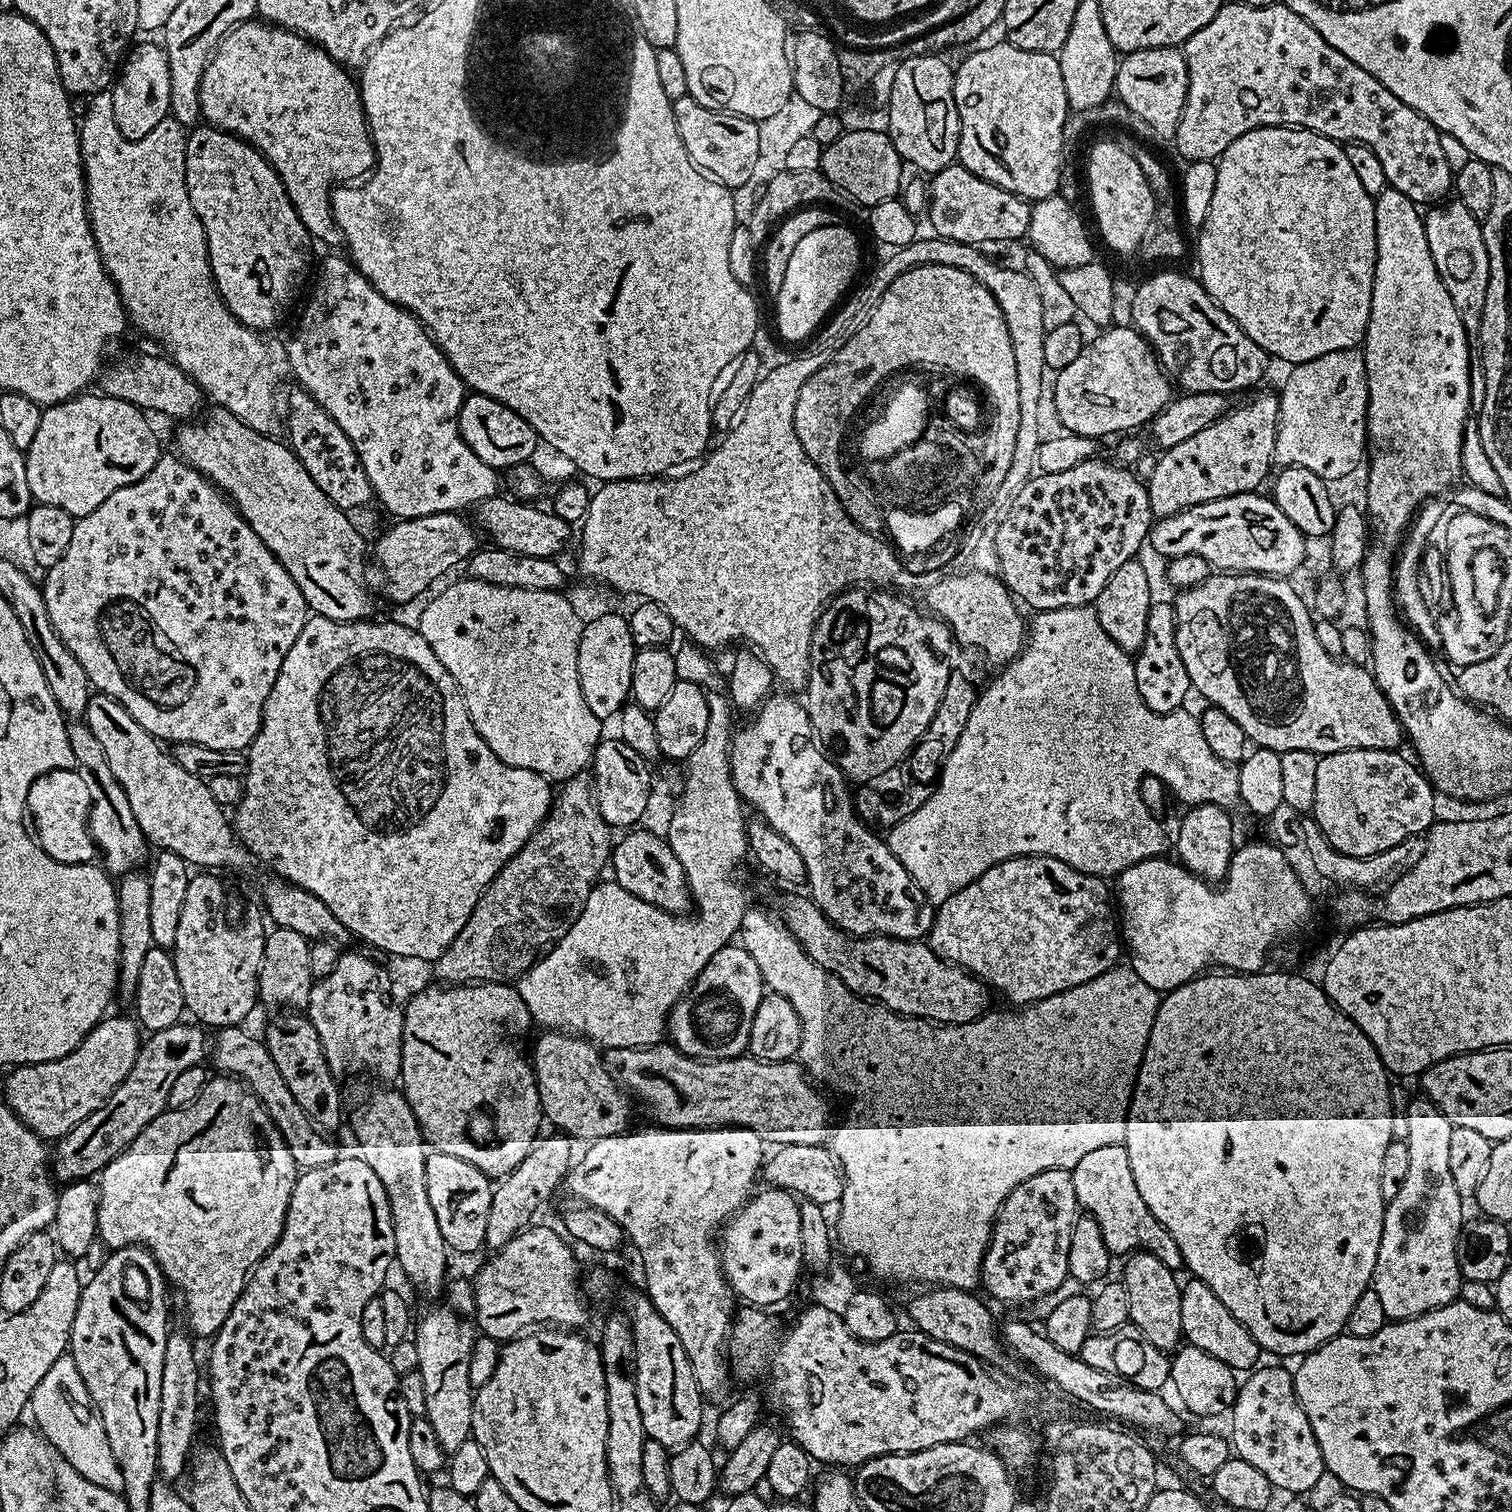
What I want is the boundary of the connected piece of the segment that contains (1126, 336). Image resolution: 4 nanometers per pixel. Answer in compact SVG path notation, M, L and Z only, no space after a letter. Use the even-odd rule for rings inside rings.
M1131 326L1116 327L1105 327L1099 333L1101 336L1093 340L1091 337L1078 358L1055 373L1054 402L1067 433L1099 438L1128 434L1140 430L1136 428L1143 424L1151 425L1155 416L1174 399L1173 381L1161 368L1148 341Z

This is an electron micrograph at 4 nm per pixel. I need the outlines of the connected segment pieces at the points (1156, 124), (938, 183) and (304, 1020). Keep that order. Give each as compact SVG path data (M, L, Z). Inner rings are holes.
M1176 46L1129 52L1116 65L1115 95L1164 138L1176 134L1187 98L1187 84L1187 63L1183 51Z
M959 162L947 164L944 169L931 177L928 188L928 205L926 217L932 223L937 237L946 240L957 240L963 244L988 246L991 240L1021 240L1028 235L1032 204L1020 196L1010 194L982 178L978 178L970 170L966 170Z
M284 1010L281 1016L276 1016L262 1031L264 1045L270 1050L270 1058L274 1058L274 1066L278 1066L282 1078L286 1081L286 1086L290 1089L290 1094L294 1094L294 1099L298 1101L298 1106L306 1110L306 1118L325 1133L332 1134L332 1131L340 1124L340 1119L345 1119L344 1100L340 1097L340 1088L336 1085L337 1077L330 1070L326 1062L326 1054L322 1050L322 1042L318 1038L318 1030L314 1030L311 1020L307 1015L296 1010Z

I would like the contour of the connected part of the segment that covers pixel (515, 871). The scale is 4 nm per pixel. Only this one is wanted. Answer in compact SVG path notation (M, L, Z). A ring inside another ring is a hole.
M583 771L574 774L569 780L563 781L555 793L552 808L549 810L547 818L537 826L534 834L526 842L526 846L522 846L522 850L518 850L518 854L511 856L502 866L502 870L498 870L498 874L490 882L490 886L486 886L482 898L478 898L478 902L474 906L474 910L470 914L466 926L462 926L462 930L458 930L458 938L454 938L454 942L450 942L447 950L434 961L436 976L440 979L437 981L443 982L448 986L458 984L512 984L519 980L520 977L526 975L543 956L550 954L550 950L554 950L554 946L568 933L570 926L574 926L574 922L582 914L582 906L586 906L586 898L590 898L592 889L601 883L602 876L600 876L600 871L603 868L605 871L609 867L613 847L614 829L606 823L598 810L596 797L592 790L591 775L587 771Z

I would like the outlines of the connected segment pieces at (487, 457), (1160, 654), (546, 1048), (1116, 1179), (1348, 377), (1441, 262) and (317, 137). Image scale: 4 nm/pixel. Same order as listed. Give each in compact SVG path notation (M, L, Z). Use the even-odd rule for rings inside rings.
M481 392L465 395L462 410L458 414L458 426L466 446L470 446L470 450L474 450L474 454L478 454L486 466L497 470L511 470L517 464L529 463L538 443L534 426L530 426L522 414L514 414L510 406Z
M1153 602L1149 607L1149 614L1146 618L1145 641L1138 652L1135 653L1136 661L1136 681L1138 682L1138 694L1142 694L1142 702L1150 706L1150 710L1155 712L1175 712L1185 707L1184 699L1188 692L1193 691L1190 682L1190 674L1186 674L1186 665L1182 663L1182 654L1178 654L1176 645L1176 610L1171 603L1160 604Z
M544 1030L539 1033L536 1045L530 1051L532 1070L536 1073L540 1110L545 1121L553 1124L553 1129L563 1135L575 1138L577 1141L591 1142L618 1136L629 1131L628 1119L632 1116L632 1108L628 1105L629 1093L625 1092L604 1066L601 1049L593 1041L569 1034L564 1030Z
M1123 1144L1102 1146L1086 1154L1078 1166L1071 1168L1074 1178L1074 1194L1077 1205L1087 1215L1098 1222L1098 1230L1102 1232L1102 1240L1113 1257L1124 1258L1133 1252L1149 1252L1158 1258L1167 1268L1183 1268L1184 1259L1178 1250L1178 1242L1154 1218L1149 1206L1142 1200L1142 1195L1135 1186L1134 1175L1130 1170L1130 1159Z
M1347 348L1324 354L1305 364L1295 365L1288 376L1288 389L1282 392L1283 404L1278 418L1278 438L1274 446L1274 461L1280 468L1305 468L1323 480L1350 473L1366 460L1368 439L1368 379L1364 353Z
M1454 200L1448 208L1440 207L1444 206L1431 207L1424 216L1431 257L1434 258L1455 309L1458 310L1463 328L1470 338L1476 338L1480 335L1489 280L1489 254L1486 253L1483 225L1459 200Z
M253 18L232 28L221 38L220 47L212 53L200 83L201 117L211 127L231 132L259 150L280 176L309 237L313 241L321 240L324 244L338 246L344 244L344 235L332 213L332 190L345 182L367 177L376 163L376 148L368 132L360 90L357 81L348 77L348 72L345 65L330 58L326 50L305 36Z

